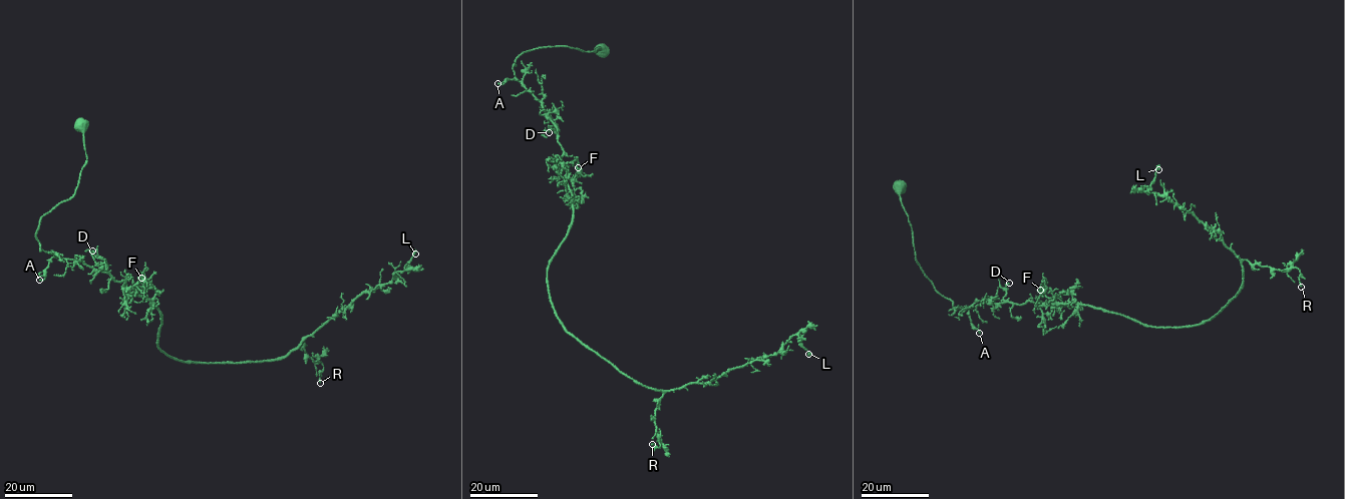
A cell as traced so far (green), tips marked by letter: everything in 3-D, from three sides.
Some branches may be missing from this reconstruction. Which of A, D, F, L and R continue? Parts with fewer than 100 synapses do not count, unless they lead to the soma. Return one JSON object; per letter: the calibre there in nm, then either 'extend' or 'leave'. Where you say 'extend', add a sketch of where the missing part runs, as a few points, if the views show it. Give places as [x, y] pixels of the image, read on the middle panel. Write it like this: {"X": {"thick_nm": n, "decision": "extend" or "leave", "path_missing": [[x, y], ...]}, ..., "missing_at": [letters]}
{"A": {"thick_nm": 140, "decision": "leave"}, "D": {"thick_nm": 200, "decision": "leave"}, "F": {"thick_nm": 90, "decision": "leave"}, "L": {"thick_nm": 140, "decision": "leave"}, "R": {"thick_nm": 140, "decision": "leave"}, "missing_at": []}

